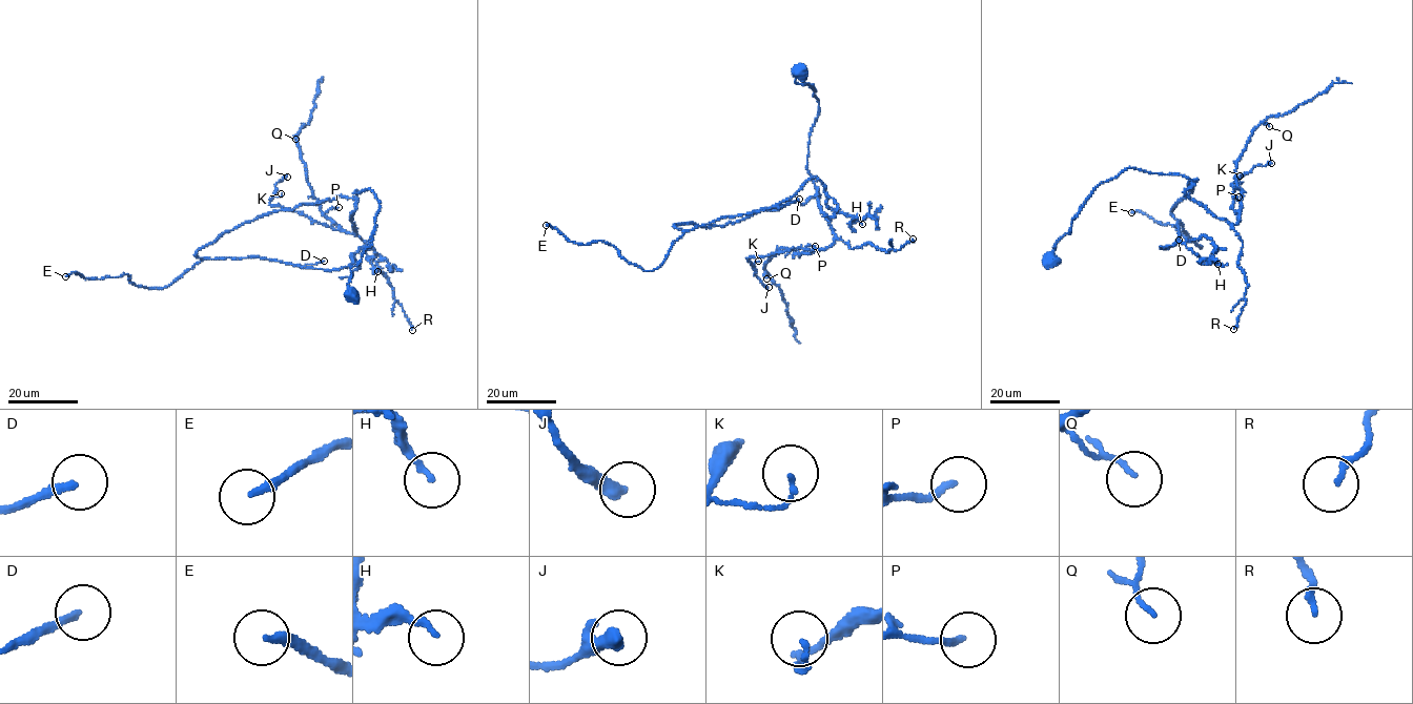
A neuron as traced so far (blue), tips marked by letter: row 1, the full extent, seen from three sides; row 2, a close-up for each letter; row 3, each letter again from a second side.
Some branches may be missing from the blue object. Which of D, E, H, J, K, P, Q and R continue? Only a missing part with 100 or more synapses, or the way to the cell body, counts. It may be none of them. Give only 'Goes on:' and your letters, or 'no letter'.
Goes on: D, E

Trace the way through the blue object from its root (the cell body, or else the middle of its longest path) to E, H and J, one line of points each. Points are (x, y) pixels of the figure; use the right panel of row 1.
E: (1051, 261), (1093, 188), (1129, 167), (1196, 179), (1172, 211), (1202, 246), (1171, 225), (1131, 212)
H: (1051, 261), (1093, 188), (1132, 167), (1196, 179), (1172, 208), (1179, 240), (1161, 247), (1205, 236), (1217, 264)
J: (1051, 261), (1093, 188), (1129, 167), (1186, 177), (1187, 195), (1233, 224), (1231, 185), (1271, 163)

